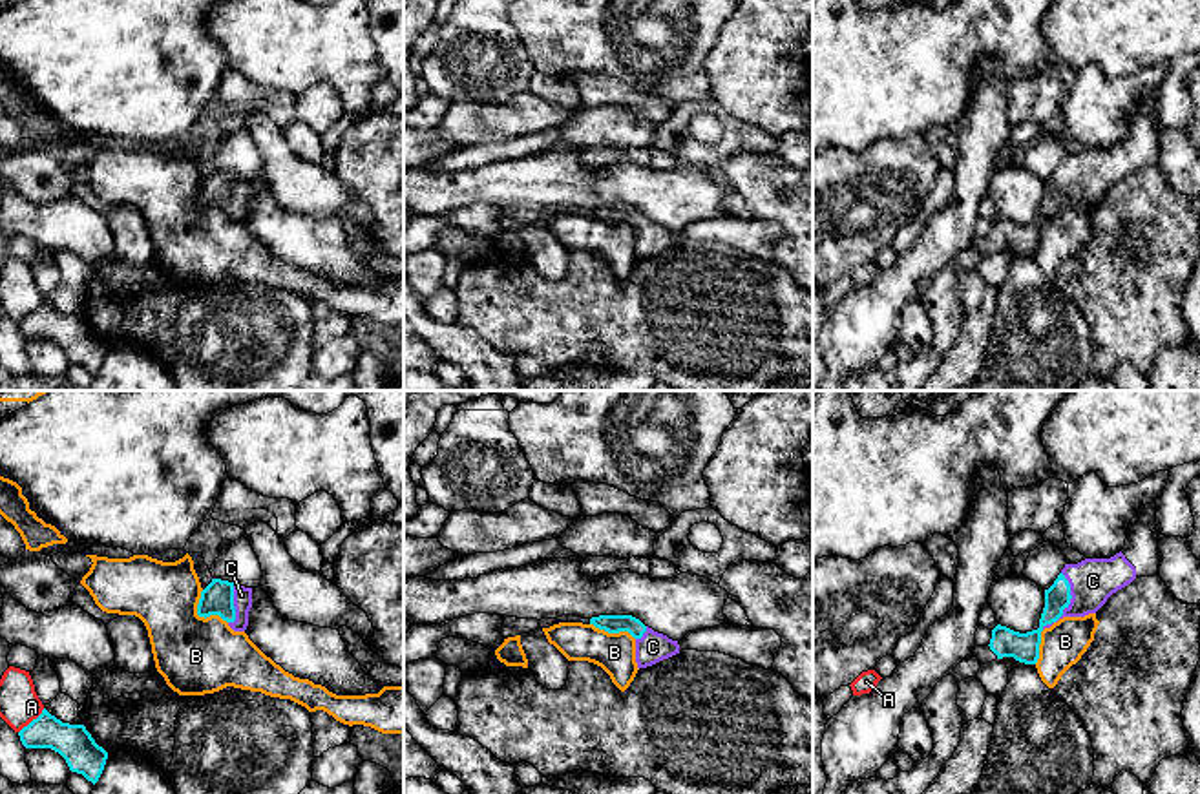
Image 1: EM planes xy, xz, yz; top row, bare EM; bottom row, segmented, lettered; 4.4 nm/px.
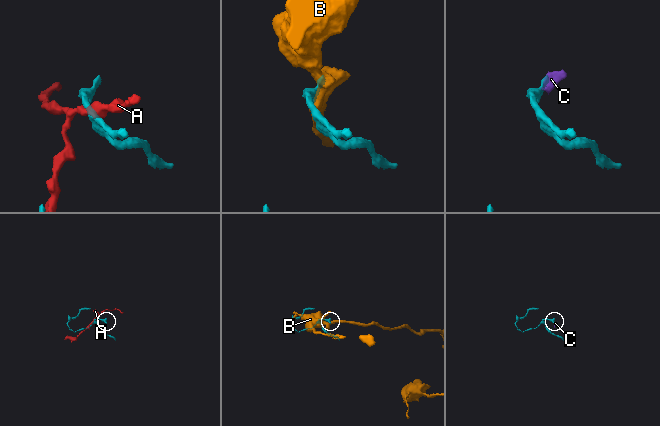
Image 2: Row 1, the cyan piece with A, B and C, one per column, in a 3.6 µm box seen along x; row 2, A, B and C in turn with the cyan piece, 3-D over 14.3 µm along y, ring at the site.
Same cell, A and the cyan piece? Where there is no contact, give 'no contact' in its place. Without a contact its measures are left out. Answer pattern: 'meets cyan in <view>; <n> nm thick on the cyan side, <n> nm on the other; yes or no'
meets cyan in xy; 160 nm thick on the cyan side, 180 nm on the other; no

